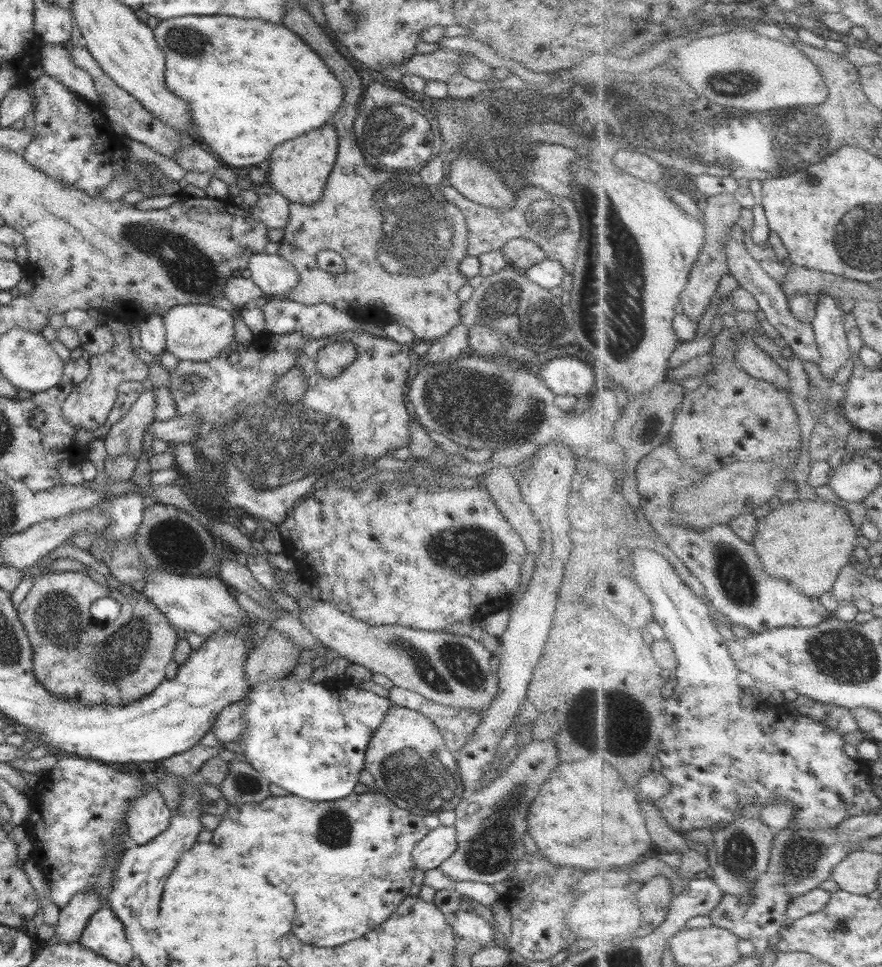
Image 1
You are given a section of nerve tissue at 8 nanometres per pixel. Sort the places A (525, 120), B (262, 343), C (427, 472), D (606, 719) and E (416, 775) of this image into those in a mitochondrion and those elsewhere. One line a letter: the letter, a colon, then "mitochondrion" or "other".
A: mitochondrion
B: other
C: mitochondrion
D: mitochondrion
E: mitochondrion

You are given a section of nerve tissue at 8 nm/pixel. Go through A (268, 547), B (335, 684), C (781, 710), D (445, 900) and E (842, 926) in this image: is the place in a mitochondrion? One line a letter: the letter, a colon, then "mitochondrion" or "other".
A: other
B: other
C: other
D: other
E: mitochondrion

